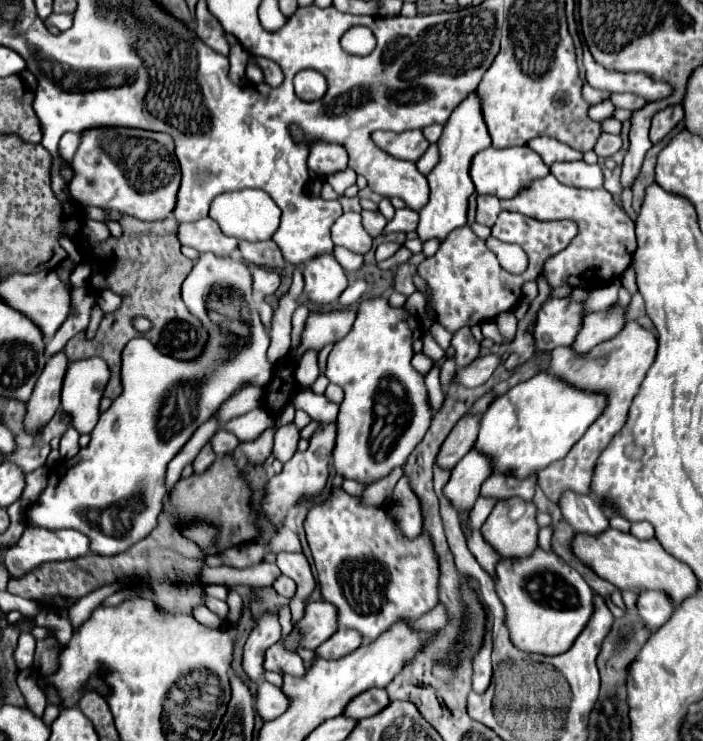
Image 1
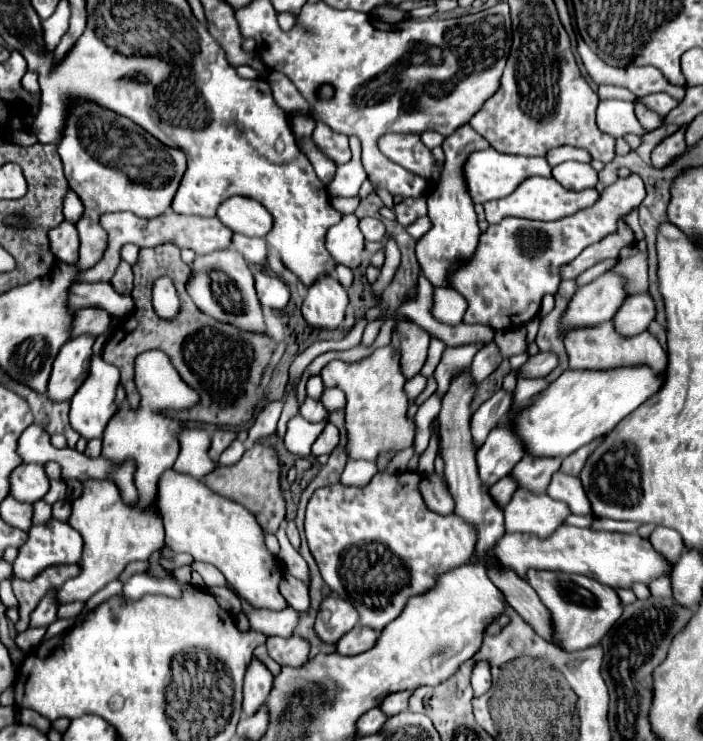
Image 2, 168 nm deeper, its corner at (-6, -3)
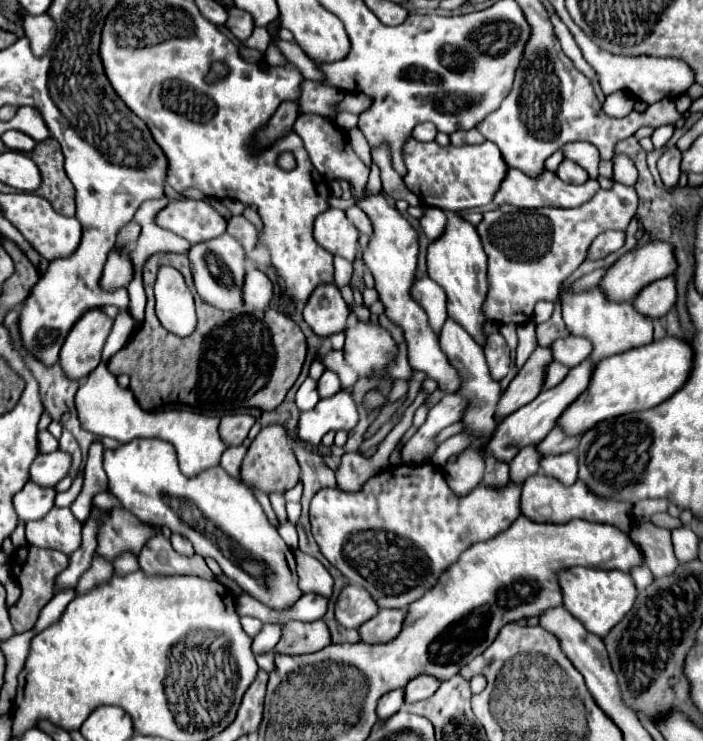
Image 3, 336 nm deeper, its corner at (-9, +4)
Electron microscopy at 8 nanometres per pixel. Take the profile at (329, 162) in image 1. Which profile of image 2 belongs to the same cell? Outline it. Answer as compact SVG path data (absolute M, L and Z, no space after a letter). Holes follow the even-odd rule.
M316 123L316 129L312 133L312 141L336 165L344 165L352 159L352 153L350 153L350 147L348 147L348 137L332 131L324 123Z

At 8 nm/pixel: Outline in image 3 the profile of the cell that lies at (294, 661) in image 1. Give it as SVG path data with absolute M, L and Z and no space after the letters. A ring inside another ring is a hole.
M323 620L303 624L303 622L291 622L283 626L283 634L279 644L275 646L275 652L279 654L309 654L317 652L331 644L329 628Z

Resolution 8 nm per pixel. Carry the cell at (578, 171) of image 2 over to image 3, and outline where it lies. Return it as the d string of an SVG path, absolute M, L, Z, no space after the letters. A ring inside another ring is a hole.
M563 160L563 164L557 169L557 176L563 182L575 185L583 184L589 178L587 172L579 164L575 164L571 160Z

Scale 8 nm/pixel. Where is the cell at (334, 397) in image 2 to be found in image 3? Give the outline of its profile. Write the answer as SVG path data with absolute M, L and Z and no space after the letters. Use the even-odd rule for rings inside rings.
M325 370L323 376L319 378L319 396L321 398L329 398L333 394L337 394L341 390L341 384L339 384L339 376L331 370Z

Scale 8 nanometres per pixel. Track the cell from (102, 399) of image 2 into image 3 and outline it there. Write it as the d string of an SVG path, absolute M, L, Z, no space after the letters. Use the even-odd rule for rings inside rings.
M101 362L79 386L75 396L77 412L81 426L93 434L109 436L119 442L129 442L131 438L159 438L175 446L179 456L179 466L185 476L197 476L199 472L219 466L221 454L225 452L227 444L219 438L219 423L221 415L217 411L194 409L158 409L145 412L129 388L121 388L117 378L107 370Z

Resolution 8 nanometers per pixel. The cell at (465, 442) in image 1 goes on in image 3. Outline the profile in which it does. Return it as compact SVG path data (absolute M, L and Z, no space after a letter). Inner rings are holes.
M539 346L529 356L525 366L519 370L519 374L509 384L509 388L503 392L503 396L495 408L495 414L497 416L509 416L513 410L519 410L521 406L535 400L539 396L539 392L543 390L545 372L547 372L547 366L551 362L553 362L551 348Z

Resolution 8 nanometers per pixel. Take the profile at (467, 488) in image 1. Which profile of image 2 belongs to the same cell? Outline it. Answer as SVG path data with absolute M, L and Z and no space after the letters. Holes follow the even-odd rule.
M500 423L490 431L486 443L476 451L478 475L482 487L490 489L498 479L510 475L514 463L524 457L524 447L520 439L510 431L510 423Z

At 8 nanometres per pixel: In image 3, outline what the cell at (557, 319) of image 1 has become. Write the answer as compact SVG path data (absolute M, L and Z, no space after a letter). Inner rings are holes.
M647 242L639 248L629 250L625 256L621 256L607 272L607 276L603 278L603 292L609 300L621 302L621 300L633 300L647 284L671 276L677 270L677 262L675 262L675 254L673 254L673 244L665 244L665 242Z

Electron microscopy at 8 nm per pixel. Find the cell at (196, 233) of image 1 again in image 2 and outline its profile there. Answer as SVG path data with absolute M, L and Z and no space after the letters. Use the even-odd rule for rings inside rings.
M174 211L160 215L158 219L142 219L134 213L104 213L100 215L100 225L106 229L110 237L110 247L106 249L100 263L92 269L78 271L78 281L110 281L118 263L120 263L120 247L124 243L134 243L138 247L156 247L162 243L176 243L180 249L192 249L196 255L208 255L214 251L228 249L232 243L232 231L220 223L218 217L196 217L196 215L176 215Z

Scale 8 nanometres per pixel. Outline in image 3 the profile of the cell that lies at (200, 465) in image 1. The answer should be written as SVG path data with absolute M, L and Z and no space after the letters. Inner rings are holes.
M243 412L225 414L221 418L221 426L219 426L221 440L229 446L239 446L247 438L247 434L255 422L257 422L257 418L251 414L243 414Z

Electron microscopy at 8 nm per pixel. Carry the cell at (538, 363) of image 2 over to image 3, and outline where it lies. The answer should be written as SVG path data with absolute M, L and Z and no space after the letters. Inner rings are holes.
M569 334L567 338L555 340L551 346L555 362L565 364L567 368L573 368L573 366L581 364L585 358L589 358L591 348L593 346L589 344L589 340L585 340L581 336L573 336L573 334Z

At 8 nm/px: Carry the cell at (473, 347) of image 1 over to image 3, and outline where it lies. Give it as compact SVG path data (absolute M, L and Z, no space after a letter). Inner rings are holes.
M493 332L493 334L487 338L485 358L487 358L487 364L489 364L491 376L493 376L495 380L501 380L501 378L507 376L509 364L511 364L509 346L507 346L505 338L503 338L499 332Z

